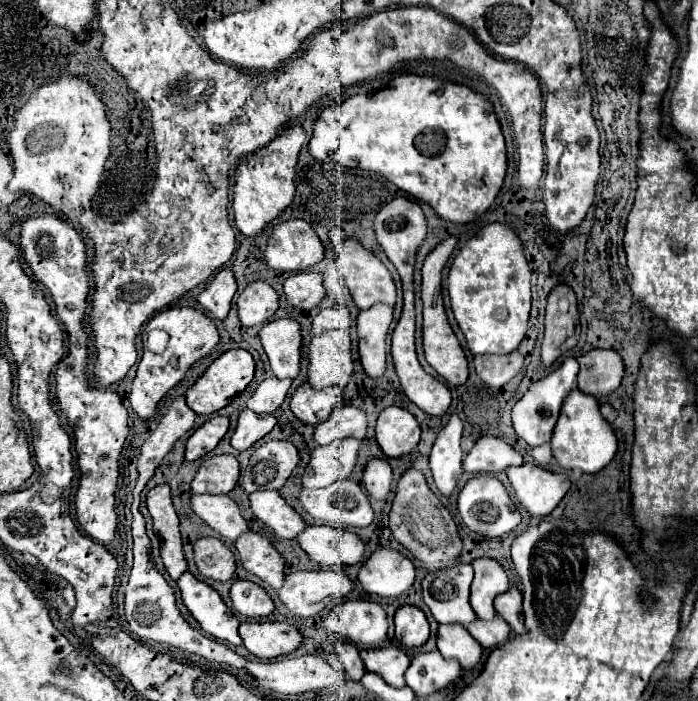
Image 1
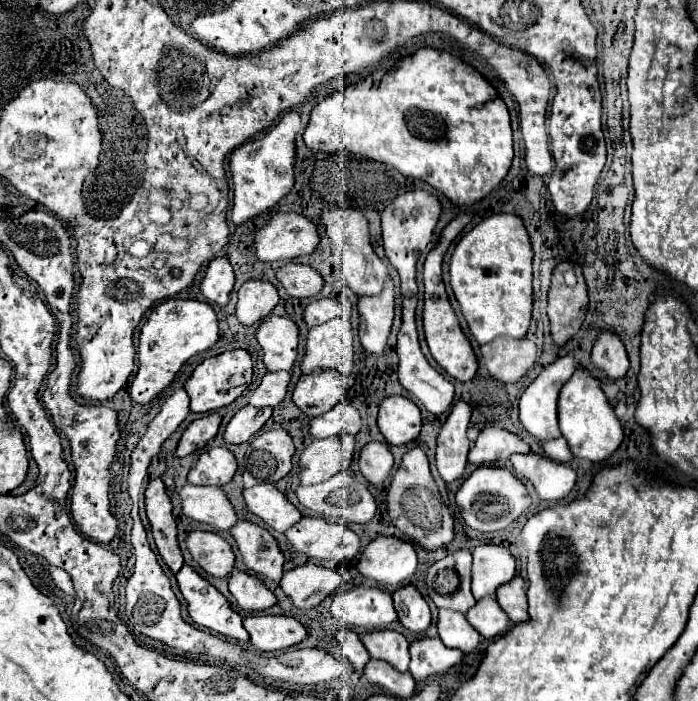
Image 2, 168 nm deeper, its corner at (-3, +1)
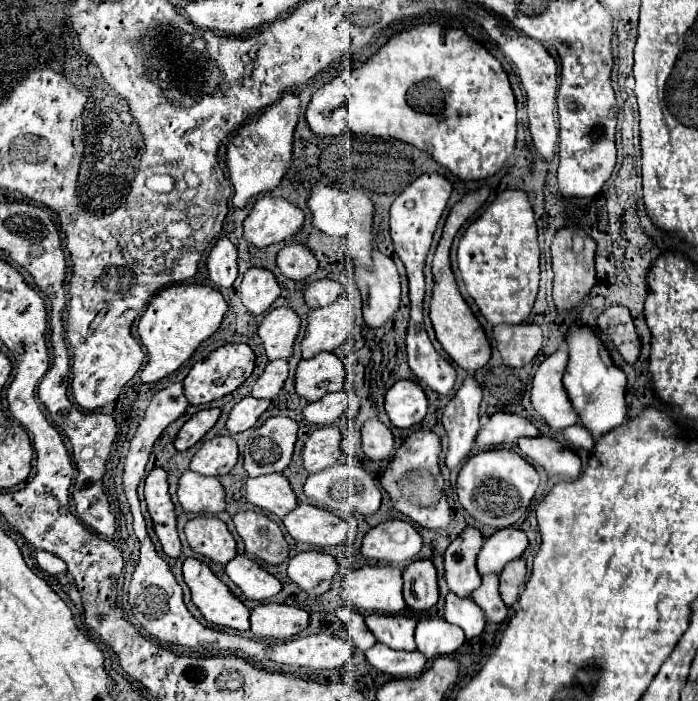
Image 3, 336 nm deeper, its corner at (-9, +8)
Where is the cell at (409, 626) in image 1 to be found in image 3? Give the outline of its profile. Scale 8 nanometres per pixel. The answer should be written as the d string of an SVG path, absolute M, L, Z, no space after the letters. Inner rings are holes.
M417 559L403 571L403 595L409 609L431 609L437 603L437 569L429 559Z

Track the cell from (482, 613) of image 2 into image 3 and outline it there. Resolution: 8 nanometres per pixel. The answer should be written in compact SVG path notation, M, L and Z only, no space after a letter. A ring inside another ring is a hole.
M485 575L481 587L471 593L471 599L483 609L487 621L503 623L507 617L507 607L499 595L499 579L497 575Z

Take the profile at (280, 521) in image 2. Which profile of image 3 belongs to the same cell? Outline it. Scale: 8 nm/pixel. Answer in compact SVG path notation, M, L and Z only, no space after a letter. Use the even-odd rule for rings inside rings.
M283 473L247 479L247 501L283 519L297 507L297 497Z

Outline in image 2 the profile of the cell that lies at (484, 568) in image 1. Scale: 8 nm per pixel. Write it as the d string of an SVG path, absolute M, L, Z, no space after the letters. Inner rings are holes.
M485 544L471 550L473 552L473 596L481 600L485 596L495 596L497 588L515 576L515 558L507 548Z

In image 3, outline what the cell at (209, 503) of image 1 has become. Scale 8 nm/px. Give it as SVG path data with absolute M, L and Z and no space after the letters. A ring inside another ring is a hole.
M185 471L179 479L177 499L187 513L215 515L225 511L225 491L217 477Z

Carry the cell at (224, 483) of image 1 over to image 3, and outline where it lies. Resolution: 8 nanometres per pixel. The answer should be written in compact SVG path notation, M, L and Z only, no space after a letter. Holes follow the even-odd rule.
M213 437L193 455L189 469L201 475L227 475L235 467L237 455L237 443L233 437Z

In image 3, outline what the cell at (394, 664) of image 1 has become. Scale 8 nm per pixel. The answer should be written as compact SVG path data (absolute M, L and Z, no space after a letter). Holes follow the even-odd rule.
M367 615L365 617L367 627L377 637L379 643L389 645L391 649L401 651L415 651L415 625L417 621L413 617L405 615Z

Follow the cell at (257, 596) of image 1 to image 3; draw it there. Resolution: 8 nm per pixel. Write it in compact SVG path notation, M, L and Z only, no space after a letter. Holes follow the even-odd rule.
M235 555L227 565L225 571L229 579L243 591L247 599L263 601L271 599L281 591L279 579L275 579L271 573L267 573L257 561L245 557L245 555Z

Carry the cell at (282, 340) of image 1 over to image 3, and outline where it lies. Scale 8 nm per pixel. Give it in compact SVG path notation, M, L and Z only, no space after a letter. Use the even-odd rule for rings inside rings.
M279 307L265 315L257 335L263 341L269 361L289 359L293 355L293 343L299 331L299 317L291 307Z

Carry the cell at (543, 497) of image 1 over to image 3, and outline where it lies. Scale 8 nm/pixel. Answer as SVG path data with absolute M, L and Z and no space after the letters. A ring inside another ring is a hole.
M539 435L535 439L519 439L517 447L531 463L541 465L549 477L577 479L581 473L579 455L553 437Z

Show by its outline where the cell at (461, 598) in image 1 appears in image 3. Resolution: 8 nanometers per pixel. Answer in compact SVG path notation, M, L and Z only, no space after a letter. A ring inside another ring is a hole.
M465 527L445 551L445 579L449 589L459 597L471 595L481 585L481 575L475 567L481 545L483 537L479 529Z

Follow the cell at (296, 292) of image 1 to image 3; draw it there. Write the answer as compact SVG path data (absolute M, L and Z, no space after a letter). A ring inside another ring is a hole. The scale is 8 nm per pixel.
M291 243L277 253L277 267L285 277L303 281L317 271L317 259L303 243Z

